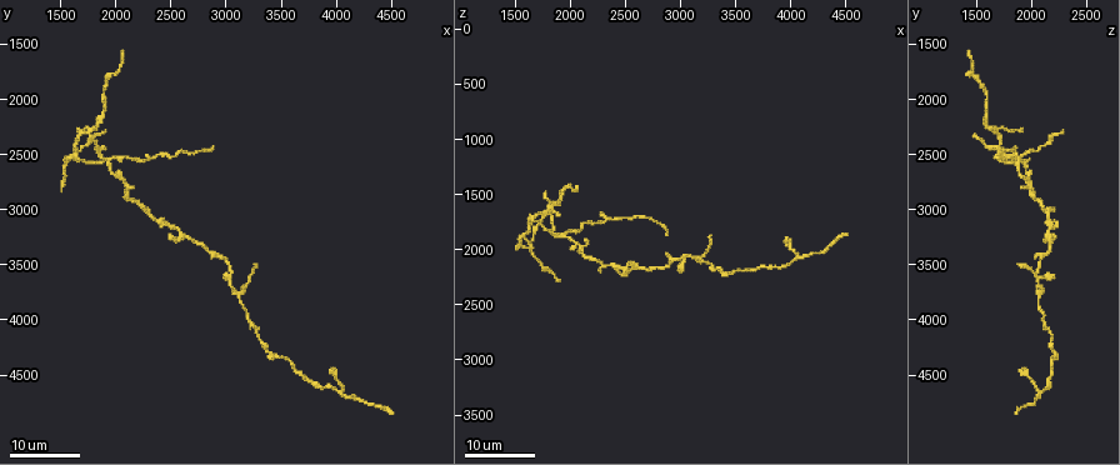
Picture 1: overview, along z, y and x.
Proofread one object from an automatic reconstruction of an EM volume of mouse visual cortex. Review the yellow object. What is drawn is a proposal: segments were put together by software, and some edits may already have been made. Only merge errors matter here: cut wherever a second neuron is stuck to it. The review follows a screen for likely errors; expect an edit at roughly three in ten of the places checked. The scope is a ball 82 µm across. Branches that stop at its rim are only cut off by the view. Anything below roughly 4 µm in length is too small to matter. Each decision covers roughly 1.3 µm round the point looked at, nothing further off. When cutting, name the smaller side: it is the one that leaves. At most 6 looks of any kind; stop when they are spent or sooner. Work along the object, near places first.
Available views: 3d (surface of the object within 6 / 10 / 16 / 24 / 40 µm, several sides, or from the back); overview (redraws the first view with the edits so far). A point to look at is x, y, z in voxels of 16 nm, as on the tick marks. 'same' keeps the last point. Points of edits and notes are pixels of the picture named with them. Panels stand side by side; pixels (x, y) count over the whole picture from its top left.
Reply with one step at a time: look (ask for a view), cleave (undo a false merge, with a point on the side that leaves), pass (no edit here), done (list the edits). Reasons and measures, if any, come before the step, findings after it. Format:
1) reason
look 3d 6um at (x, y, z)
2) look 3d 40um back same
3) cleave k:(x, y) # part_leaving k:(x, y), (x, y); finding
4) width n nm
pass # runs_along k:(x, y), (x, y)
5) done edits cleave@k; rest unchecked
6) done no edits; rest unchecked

three-way junction
look 3d 24um at (2120, 2800, 2000)

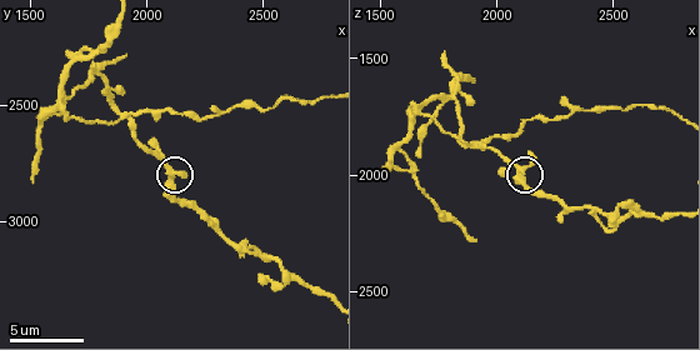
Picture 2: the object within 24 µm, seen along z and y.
closer look
look 3d 10um same

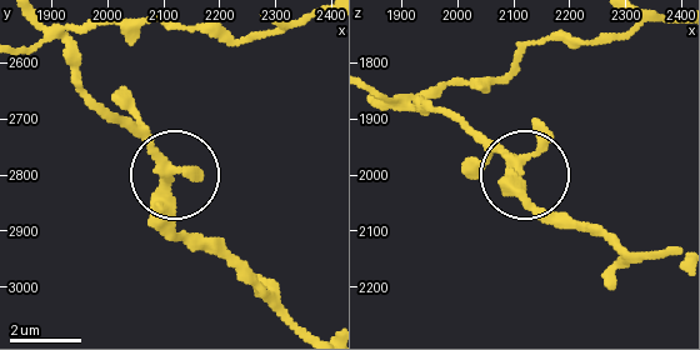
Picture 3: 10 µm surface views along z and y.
width 310 nm
pass # runs_along 3:(289, 321), (181, 231), (169, 169), (121, 118); continuous, no second neuron

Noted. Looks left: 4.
four or more arms meet
look 3d 16um at (1950, 2540, 1850)

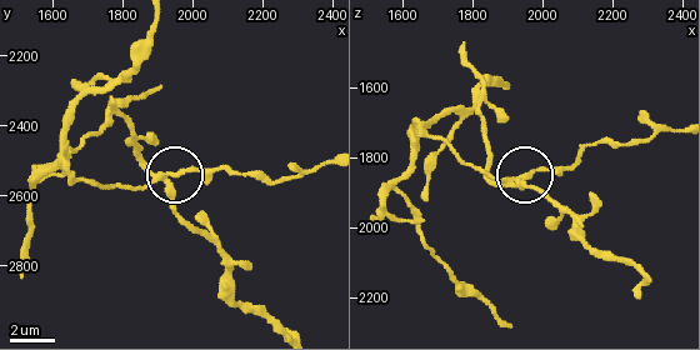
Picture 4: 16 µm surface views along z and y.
zoom in
look 3d 6um at (1940, 2540, 1850)

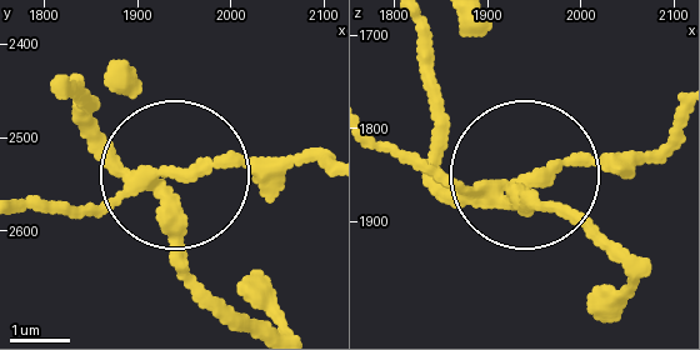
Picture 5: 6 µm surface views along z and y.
width 250 nm
cleave 5:(59, 203) # part_leaving 5:(140, 184), (25, 199); a second neuron is stuck on

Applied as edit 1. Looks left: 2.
done edits cleave@5; rest unchecked

